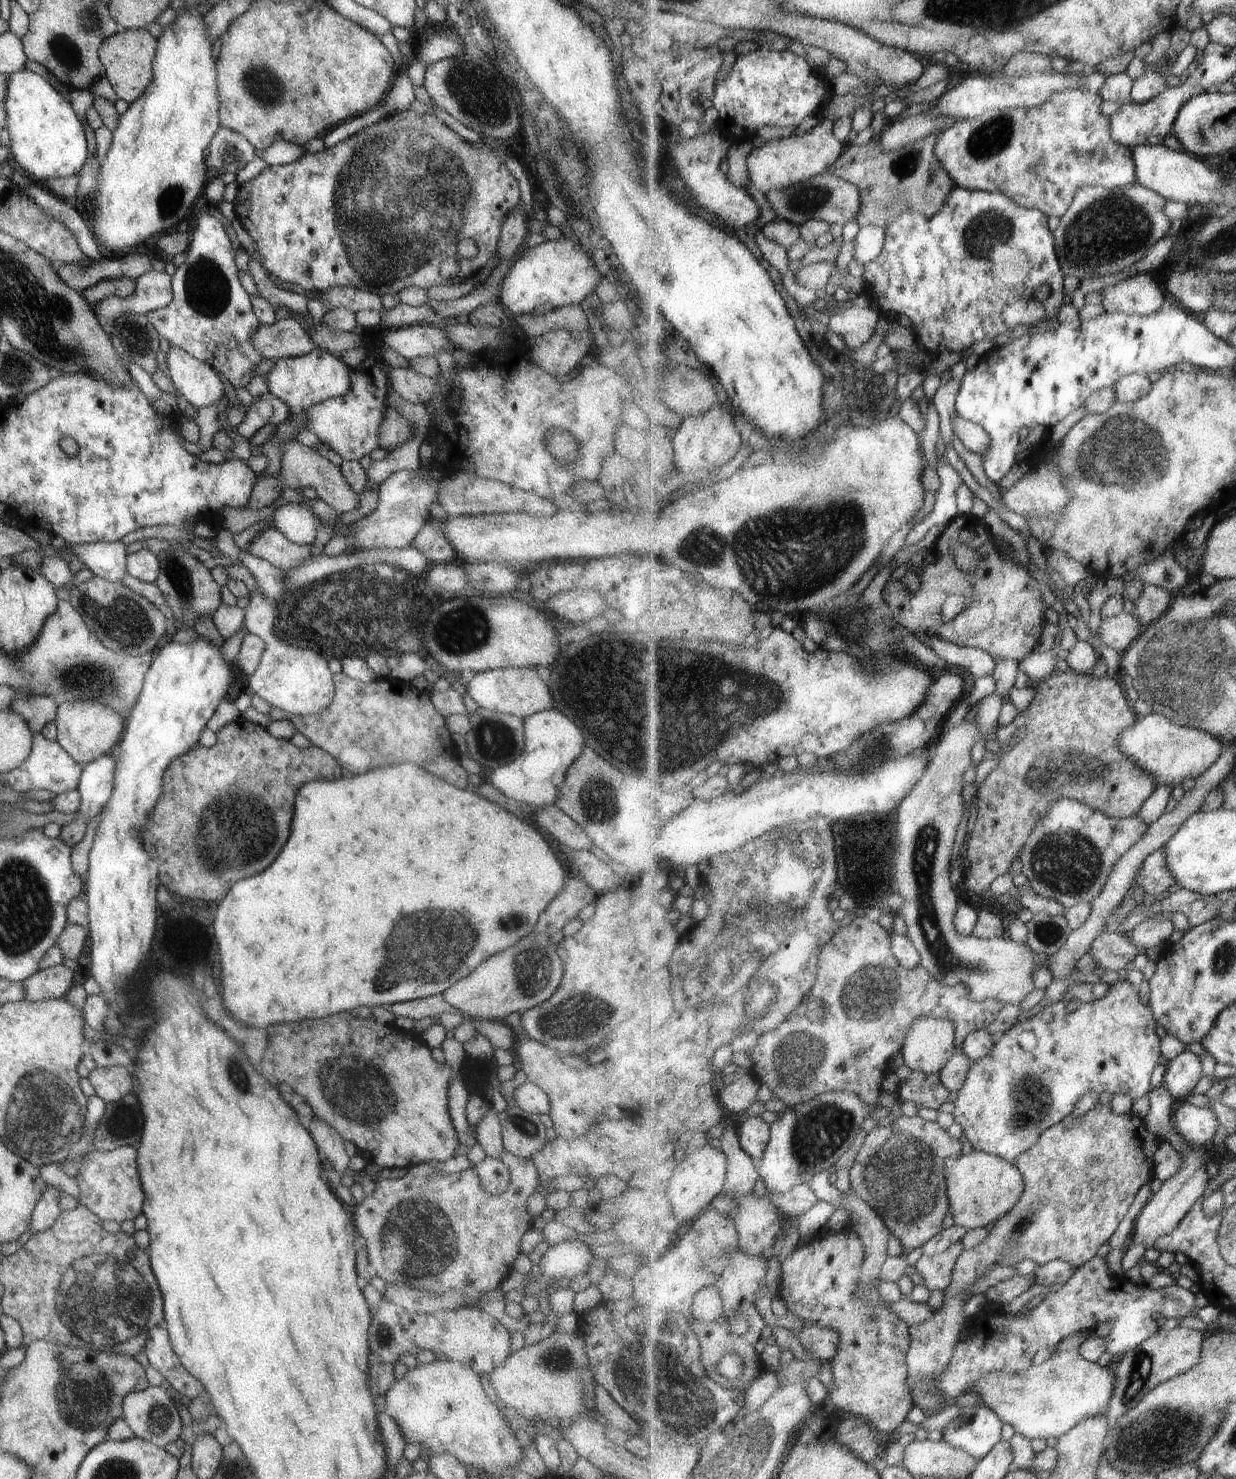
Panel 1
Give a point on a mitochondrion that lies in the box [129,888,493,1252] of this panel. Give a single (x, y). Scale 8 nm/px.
(437, 954)

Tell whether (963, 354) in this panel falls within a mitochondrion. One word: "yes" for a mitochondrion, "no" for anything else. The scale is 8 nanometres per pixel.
no

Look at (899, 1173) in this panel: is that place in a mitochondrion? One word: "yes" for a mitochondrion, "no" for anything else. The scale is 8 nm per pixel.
yes

